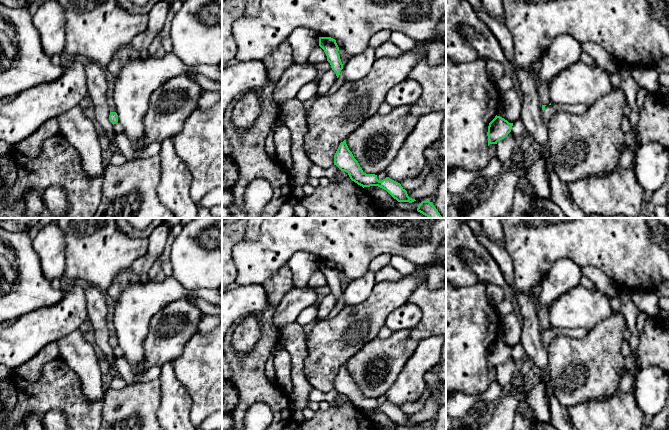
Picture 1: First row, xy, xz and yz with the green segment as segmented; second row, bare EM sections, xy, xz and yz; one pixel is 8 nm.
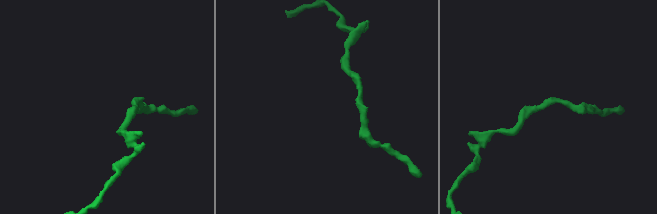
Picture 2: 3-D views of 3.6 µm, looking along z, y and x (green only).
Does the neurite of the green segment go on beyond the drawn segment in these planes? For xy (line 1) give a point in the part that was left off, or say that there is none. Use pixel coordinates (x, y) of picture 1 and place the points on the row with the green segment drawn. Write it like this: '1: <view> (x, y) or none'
1: none

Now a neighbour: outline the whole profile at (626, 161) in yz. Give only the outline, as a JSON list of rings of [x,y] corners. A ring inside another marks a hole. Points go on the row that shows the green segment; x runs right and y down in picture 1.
[[[632,133],[625,135],[624,144],[626,145],[626,149],[623,150],[618,164],[620,170],[626,170],[633,166],[634,156],[637,150],[635,136]]]

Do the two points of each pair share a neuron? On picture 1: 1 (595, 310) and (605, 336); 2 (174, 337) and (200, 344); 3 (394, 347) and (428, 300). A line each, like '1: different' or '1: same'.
1: different
2: different
3: same

